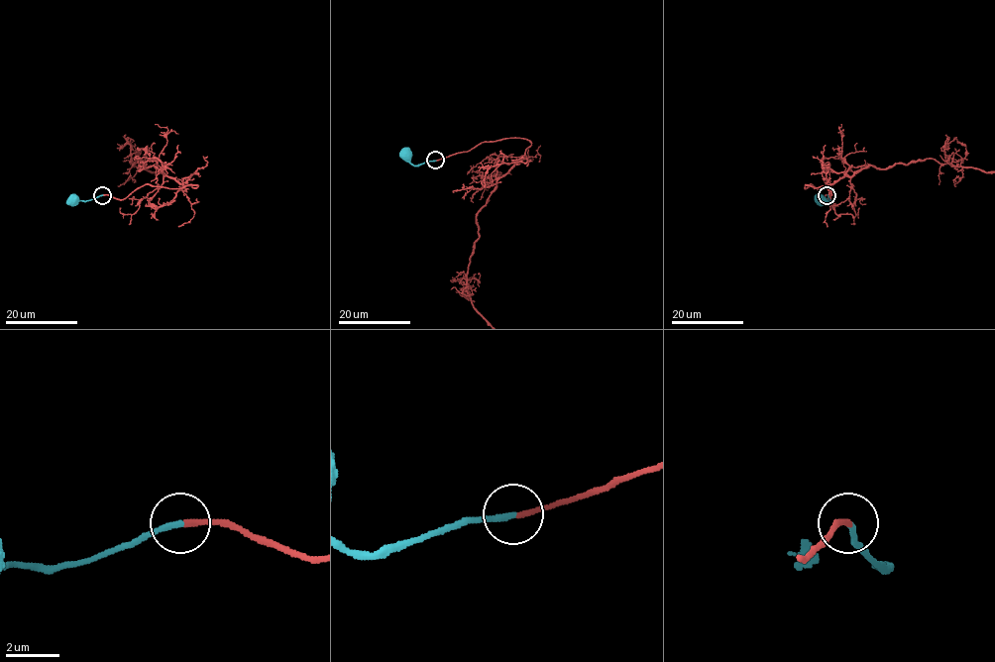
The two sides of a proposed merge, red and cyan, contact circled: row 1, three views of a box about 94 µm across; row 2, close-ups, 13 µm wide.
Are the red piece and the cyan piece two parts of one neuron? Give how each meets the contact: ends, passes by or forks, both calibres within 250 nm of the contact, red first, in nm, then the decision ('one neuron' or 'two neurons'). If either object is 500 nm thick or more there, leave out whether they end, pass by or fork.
red ends | cyan ends | 200/240 nm | one neuron

